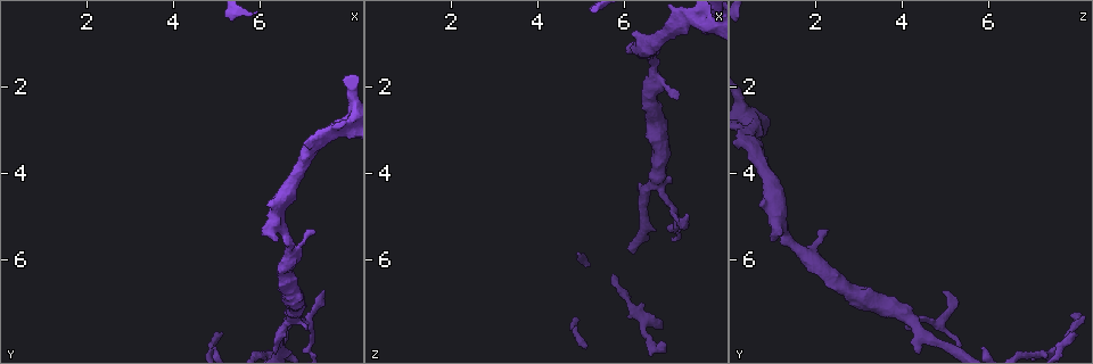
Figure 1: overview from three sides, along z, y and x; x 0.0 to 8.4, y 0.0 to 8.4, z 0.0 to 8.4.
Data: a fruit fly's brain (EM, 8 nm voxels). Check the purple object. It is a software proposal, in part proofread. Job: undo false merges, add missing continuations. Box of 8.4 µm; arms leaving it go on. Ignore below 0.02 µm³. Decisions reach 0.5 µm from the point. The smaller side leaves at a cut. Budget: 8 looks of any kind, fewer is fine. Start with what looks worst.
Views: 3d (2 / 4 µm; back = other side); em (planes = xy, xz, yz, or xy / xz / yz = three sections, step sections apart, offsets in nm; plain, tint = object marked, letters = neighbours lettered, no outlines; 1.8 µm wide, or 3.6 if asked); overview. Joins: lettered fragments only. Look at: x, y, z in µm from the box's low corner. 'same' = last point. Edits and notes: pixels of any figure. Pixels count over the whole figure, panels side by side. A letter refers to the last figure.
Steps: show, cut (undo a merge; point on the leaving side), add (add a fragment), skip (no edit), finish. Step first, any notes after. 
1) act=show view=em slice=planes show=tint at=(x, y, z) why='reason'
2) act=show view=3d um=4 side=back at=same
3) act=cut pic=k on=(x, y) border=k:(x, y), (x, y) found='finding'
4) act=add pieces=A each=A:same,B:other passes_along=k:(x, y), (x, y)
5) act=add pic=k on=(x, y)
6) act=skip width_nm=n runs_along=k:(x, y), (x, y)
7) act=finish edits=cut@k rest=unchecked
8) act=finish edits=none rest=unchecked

act=show view=em slice=yz step=8 show=letters at=(7.50, 6.65, 4.95) why='branch stops here'

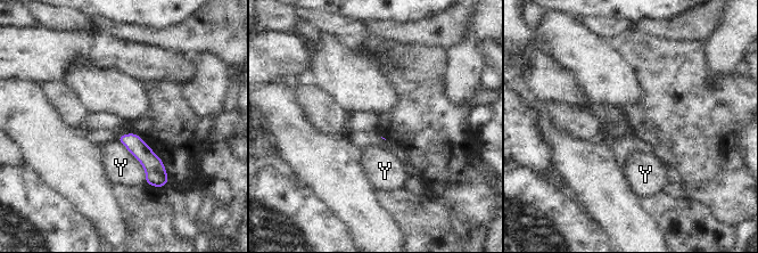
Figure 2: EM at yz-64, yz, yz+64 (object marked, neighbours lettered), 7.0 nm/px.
act=skip each=Y:other runs_along=2:(122, 138), (129, 140), (163, 178) found='none of them fits'

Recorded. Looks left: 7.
act=show view=3d um=4 at=(6.95, 7.30, 7.90) why='branch stops here'

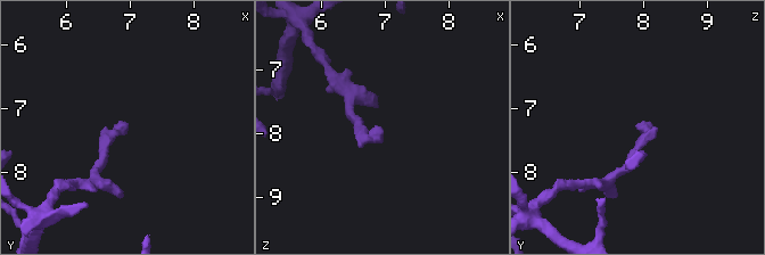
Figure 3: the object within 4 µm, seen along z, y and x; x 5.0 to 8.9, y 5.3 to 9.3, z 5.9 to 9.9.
act=show view=em slice=yz step=4 show=tint at=(6.90, 7.25, 7.90) why='now the EM'

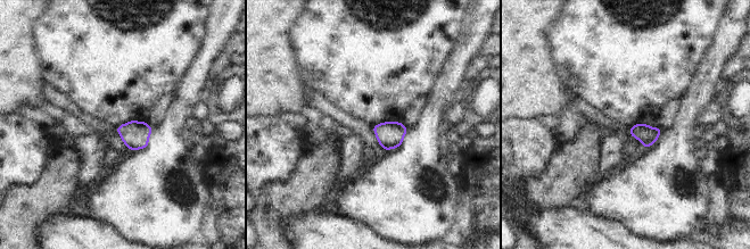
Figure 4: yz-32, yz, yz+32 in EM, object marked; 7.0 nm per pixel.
act=show view=em slice=planes show=letters at=same

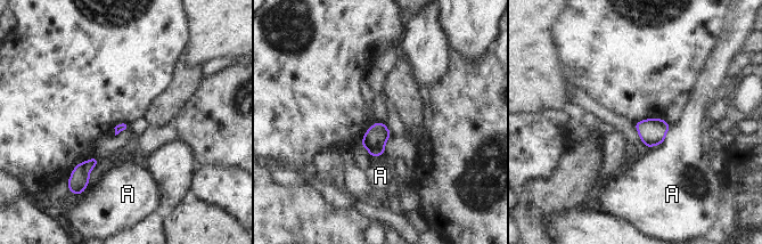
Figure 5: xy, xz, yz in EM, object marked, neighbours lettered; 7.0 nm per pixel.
act=skip each=A:other border=5:(671, 125), (662, 143), (646, 148) found='no lettered fragment goes on from it'

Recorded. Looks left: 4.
act=show view=em slice=planes show=plain at=(7.30, 5.35, 2.30) why='branch stops here'

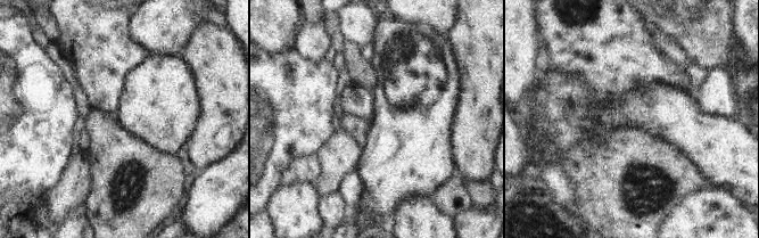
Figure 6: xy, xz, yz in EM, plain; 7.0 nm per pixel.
act=show view=em slice=planes show=letters at=same

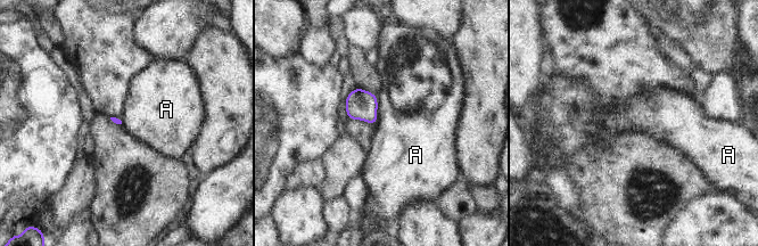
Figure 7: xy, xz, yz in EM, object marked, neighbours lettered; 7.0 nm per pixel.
act=skip each=A:other border=7:(376, 95), (378, 104), (377, 123) found='none of them fits'

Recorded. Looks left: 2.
act=finish edits=none rest=unchecked

